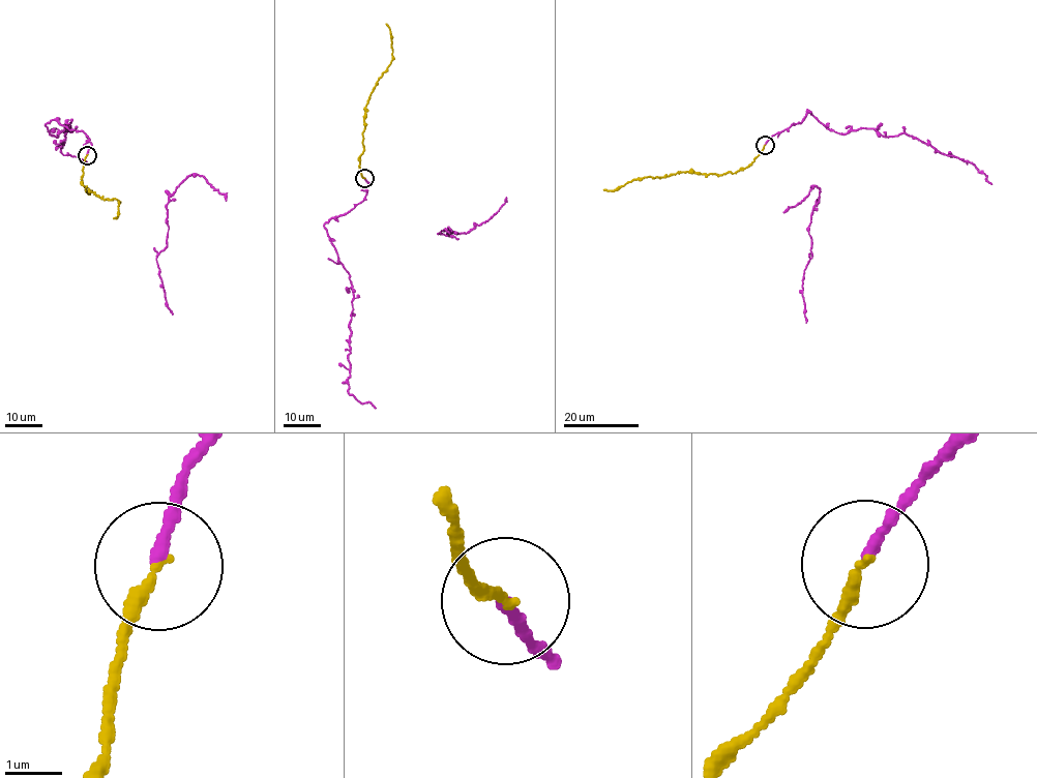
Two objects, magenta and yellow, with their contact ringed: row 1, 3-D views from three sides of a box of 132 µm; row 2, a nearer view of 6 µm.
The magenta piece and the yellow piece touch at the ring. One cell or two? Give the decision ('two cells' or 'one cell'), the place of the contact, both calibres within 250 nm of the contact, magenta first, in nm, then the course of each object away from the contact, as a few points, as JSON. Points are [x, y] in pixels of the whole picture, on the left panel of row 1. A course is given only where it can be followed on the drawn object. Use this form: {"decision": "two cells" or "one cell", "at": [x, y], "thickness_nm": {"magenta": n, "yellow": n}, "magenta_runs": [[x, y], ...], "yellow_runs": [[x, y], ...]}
{"decision": "one cell", "at": [87, 155], "thickness_nm": {"magenta": 190, "yellow": 200}, "magenta_runs": [[87, 154], [91, 143], [83, 131], [56, 120], [46, 124], [56, 137], [70, 126], [61, 150], [87, 161]], "yellow_runs": [[87, 154], [82, 183], [86, 191], [118, 201], [119, 214], [113, 218]]}

